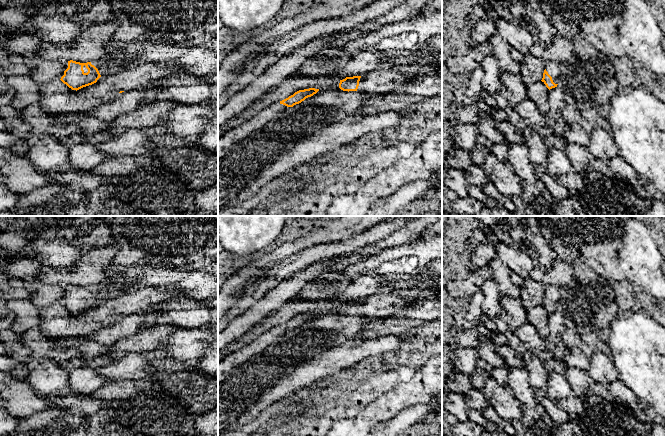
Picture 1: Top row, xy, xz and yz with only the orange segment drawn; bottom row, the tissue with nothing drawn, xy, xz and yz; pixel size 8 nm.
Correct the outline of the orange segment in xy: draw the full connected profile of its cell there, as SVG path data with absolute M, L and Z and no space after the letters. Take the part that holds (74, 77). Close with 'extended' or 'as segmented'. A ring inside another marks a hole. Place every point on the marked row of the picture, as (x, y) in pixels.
M73 60L63 61L64 75L61 81L72 90L79 90L92 85L101 77L98 69L91 62L80 63Z; extended

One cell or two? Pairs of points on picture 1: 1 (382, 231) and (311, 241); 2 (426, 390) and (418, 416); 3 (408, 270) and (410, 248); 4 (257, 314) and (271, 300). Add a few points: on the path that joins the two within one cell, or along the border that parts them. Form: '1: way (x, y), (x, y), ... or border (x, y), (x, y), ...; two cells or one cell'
1: border (373, 226), (356, 232), (347, 238), (329, 243); two cells
2: border (431, 400), (400, 411); two cells
3: way (408, 265), (410, 253); one cell
4: way (260, 311), (268, 303); one cell

